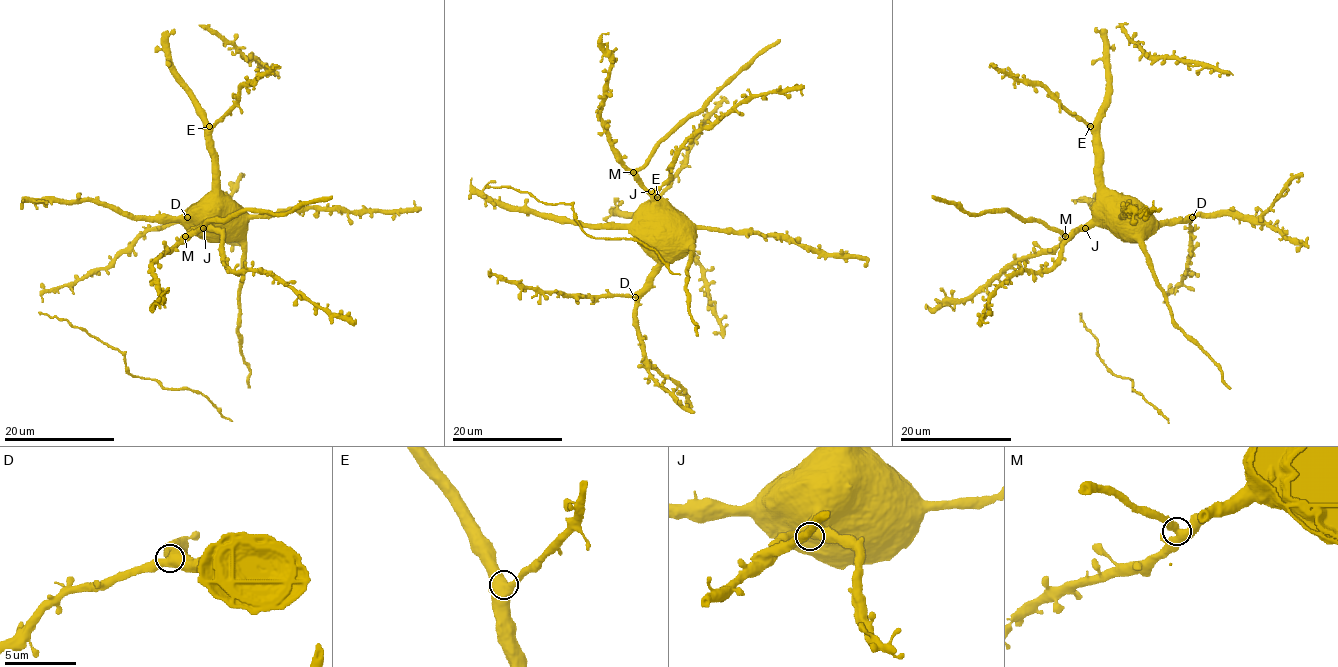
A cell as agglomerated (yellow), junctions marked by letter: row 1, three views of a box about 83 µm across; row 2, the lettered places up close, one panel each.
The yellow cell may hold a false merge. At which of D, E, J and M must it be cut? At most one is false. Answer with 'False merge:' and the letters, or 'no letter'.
False merge: M

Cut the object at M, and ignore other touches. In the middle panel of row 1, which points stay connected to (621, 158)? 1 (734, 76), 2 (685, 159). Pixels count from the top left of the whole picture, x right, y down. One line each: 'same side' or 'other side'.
1: other side
2: same side

